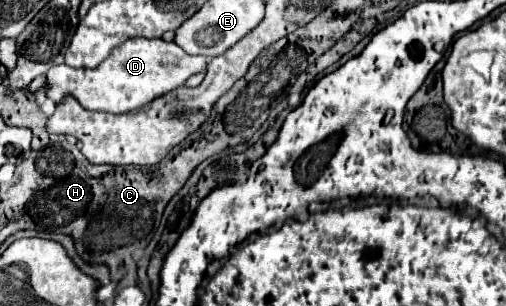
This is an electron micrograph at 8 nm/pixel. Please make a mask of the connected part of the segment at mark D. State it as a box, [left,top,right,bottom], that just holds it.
[45,38,207,114]

